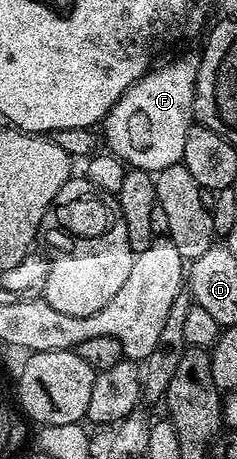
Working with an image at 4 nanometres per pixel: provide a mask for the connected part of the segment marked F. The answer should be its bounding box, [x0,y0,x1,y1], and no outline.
[101,53,199,172]

